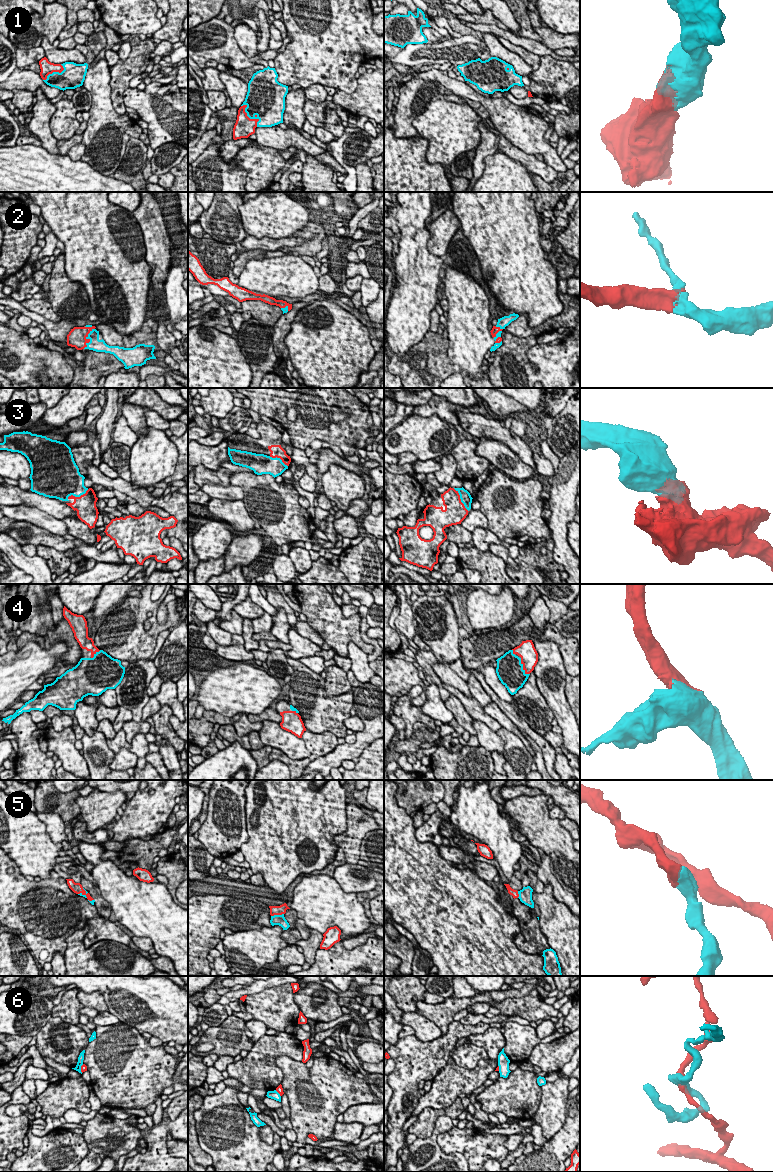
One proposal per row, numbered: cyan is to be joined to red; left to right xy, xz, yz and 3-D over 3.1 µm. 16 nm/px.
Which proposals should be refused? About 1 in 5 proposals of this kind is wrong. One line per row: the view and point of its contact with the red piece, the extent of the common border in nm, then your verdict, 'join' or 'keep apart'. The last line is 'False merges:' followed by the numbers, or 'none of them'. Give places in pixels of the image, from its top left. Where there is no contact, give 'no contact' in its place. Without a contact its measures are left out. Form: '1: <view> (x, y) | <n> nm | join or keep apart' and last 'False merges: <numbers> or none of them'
1: xz (248, 117) | 440 nm | join
2: xy (87, 336) | 400 nm | join
3: yz (460, 500) | 460 nm | join
4: yz (523, 667) | 300 nm | join
5: xz (277, 914) | 220 nm | join
6: xy (81, 1068) | 150 nm | keep apart
False merges: 6

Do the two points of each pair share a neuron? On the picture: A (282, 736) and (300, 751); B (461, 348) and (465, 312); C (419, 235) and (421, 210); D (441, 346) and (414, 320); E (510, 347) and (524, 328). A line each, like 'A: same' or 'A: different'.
A: same
B: same
C: same
D: different
E: different

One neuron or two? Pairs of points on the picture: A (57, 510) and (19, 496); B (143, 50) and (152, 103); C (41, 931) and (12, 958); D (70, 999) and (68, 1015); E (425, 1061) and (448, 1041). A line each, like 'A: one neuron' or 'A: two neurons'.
A: one neuron
B: two neurons
C: two neurons
D: one neuron
E: one neuron

